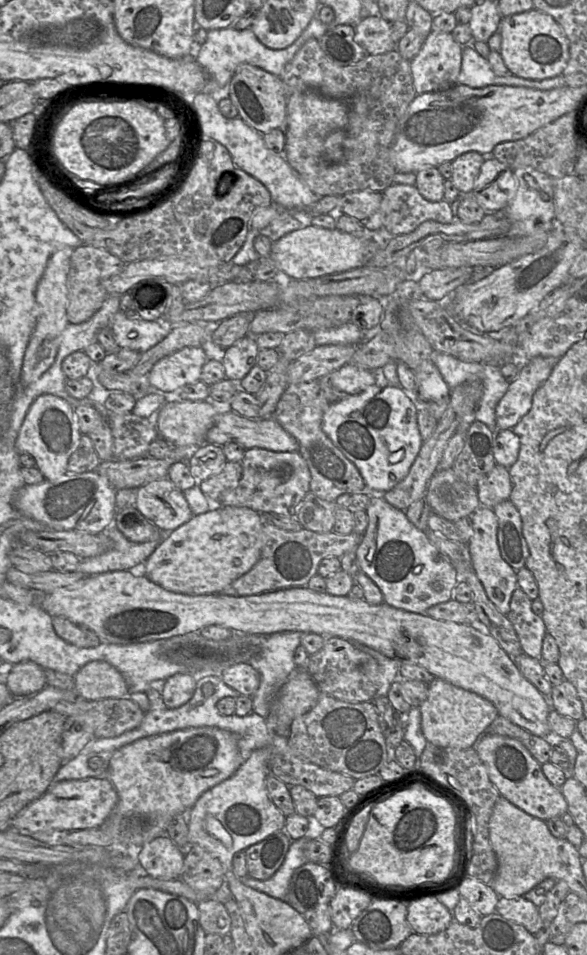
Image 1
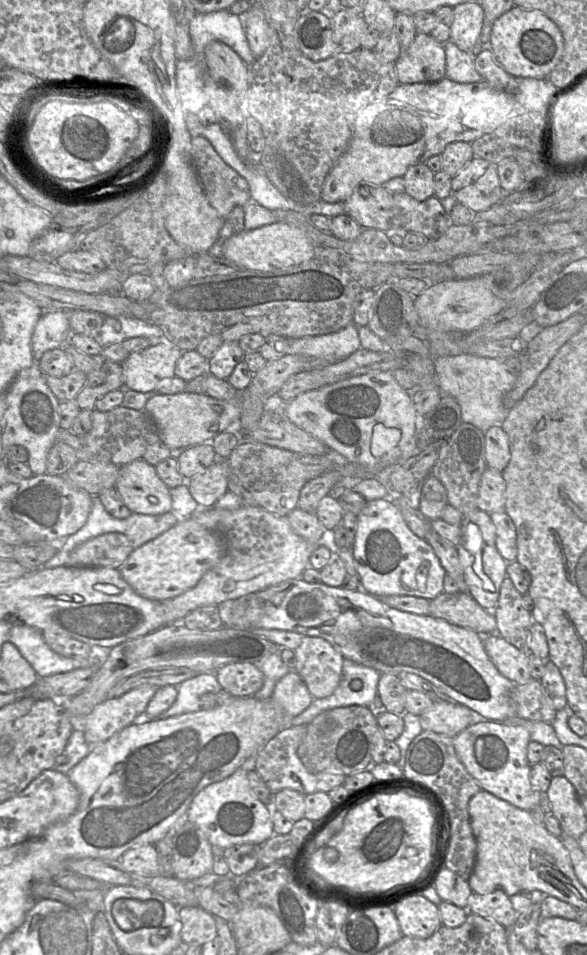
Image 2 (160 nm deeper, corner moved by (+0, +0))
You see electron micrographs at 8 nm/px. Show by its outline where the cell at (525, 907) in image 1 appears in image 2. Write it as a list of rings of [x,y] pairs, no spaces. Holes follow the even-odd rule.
[[[502,891],[488,894],[473,892],[468,899],[467,911],[492,919],[504,927],[513,927],[520,914],[513,908],[510,897]]]

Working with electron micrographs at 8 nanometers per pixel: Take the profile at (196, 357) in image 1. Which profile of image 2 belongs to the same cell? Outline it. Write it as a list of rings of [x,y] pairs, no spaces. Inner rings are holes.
[[[171,342],[132,353],[121,364],[124,387],[138,392],[149,392],[165,378],[175,376],[175,366],[182,353]]]

